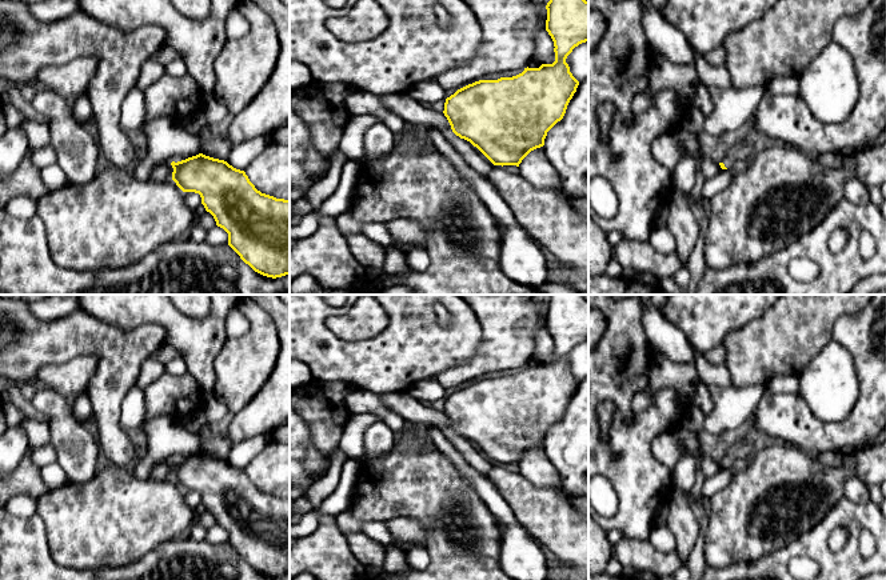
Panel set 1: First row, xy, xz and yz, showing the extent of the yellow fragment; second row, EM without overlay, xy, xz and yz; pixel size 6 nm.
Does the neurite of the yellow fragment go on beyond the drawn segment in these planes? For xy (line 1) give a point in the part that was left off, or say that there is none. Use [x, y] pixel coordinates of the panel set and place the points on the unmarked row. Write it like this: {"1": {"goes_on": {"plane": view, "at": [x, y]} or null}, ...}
{"1": {"goes_on": null}}

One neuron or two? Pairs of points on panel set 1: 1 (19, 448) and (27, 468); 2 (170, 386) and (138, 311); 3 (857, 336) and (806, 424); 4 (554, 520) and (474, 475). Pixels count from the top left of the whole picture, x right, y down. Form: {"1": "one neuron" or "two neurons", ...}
{"1": "two neurons", "2": "two neurons", "3": "one neuron", "4": "two neurons"}

